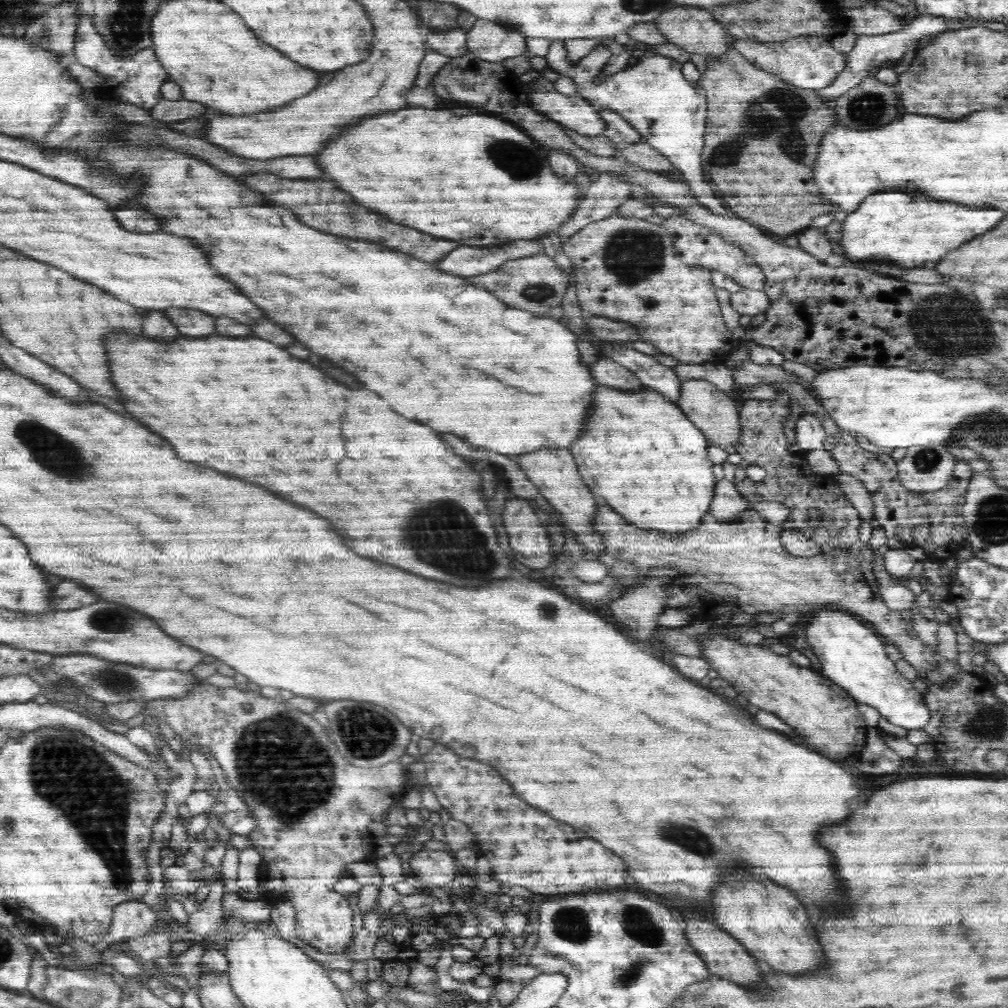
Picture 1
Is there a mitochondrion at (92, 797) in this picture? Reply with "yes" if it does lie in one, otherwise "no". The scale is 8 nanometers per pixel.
yes

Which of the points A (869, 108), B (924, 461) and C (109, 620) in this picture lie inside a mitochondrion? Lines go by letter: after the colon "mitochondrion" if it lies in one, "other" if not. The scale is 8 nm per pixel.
A: mitochondrion
B: mitochondrion
C: mitochondrion

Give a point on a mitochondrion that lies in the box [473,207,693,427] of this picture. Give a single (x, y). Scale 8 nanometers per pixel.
(632, 256)

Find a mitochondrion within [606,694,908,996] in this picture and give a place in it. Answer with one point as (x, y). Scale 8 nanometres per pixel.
(647, 933)

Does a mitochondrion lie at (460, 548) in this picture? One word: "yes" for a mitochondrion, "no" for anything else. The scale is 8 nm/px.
yes

